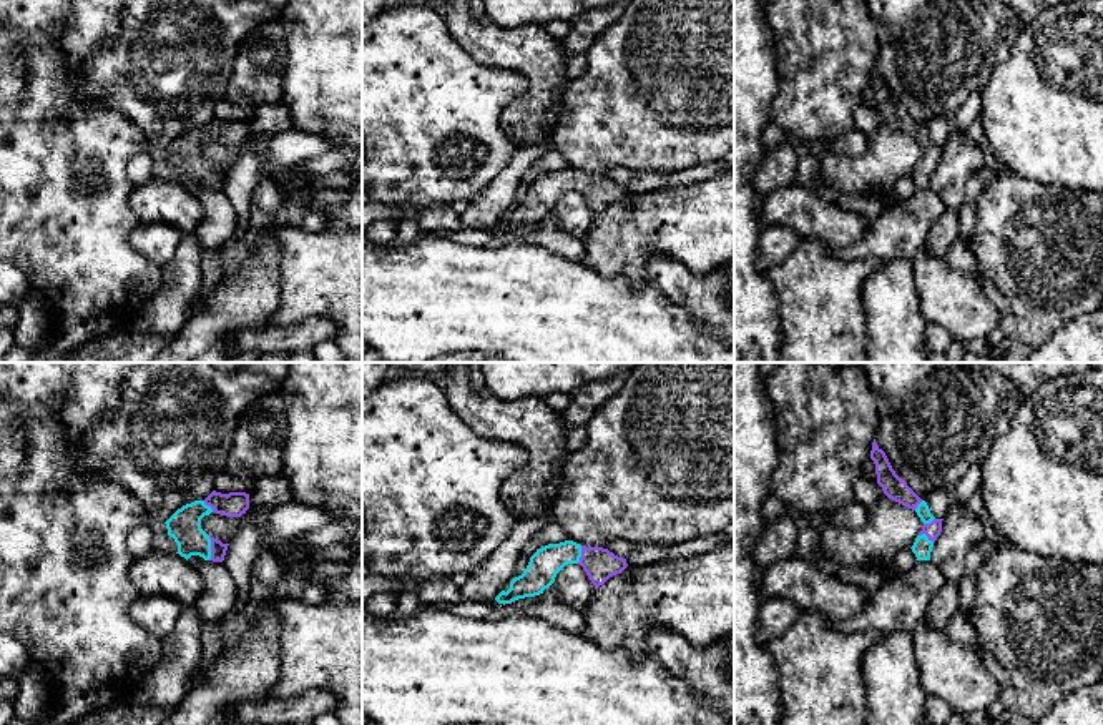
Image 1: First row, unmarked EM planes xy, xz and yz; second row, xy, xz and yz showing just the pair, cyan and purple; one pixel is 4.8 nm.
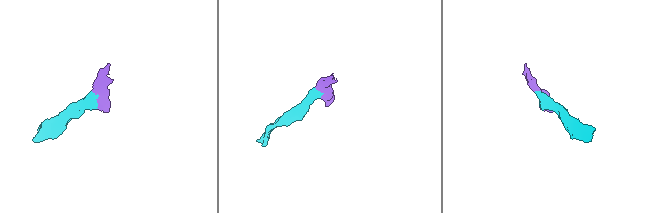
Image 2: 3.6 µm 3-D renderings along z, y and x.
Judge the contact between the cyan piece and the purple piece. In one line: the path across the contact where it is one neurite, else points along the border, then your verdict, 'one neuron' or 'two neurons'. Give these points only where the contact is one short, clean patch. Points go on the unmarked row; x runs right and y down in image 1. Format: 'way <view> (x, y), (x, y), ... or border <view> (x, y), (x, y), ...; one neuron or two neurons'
way xy (185, 153), (210, 175), (218, 177); one neuron

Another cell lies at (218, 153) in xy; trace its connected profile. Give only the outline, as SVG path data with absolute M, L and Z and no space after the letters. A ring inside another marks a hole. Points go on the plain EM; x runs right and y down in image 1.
M249 133L241 145L228 145L211 140L201 146L201 156L223 171L229 171L246 153L254 153L261 163L264 163L267 158L269 141L269 135L256 136L252 133Z

